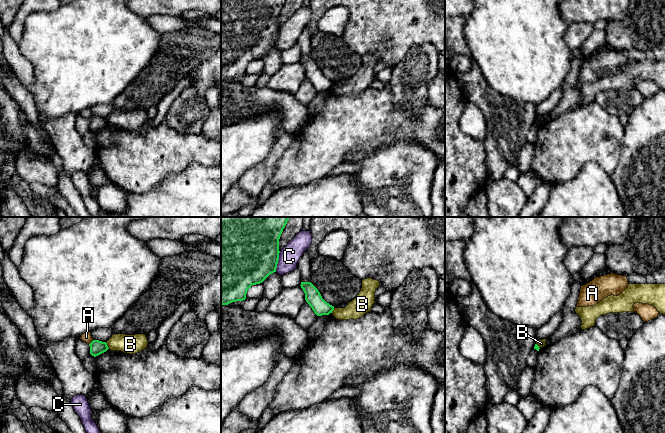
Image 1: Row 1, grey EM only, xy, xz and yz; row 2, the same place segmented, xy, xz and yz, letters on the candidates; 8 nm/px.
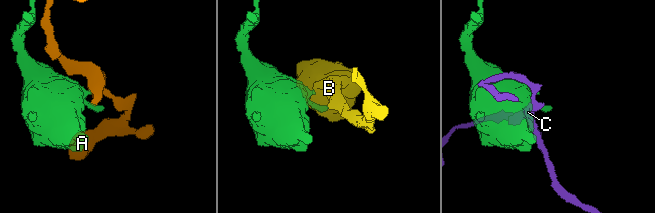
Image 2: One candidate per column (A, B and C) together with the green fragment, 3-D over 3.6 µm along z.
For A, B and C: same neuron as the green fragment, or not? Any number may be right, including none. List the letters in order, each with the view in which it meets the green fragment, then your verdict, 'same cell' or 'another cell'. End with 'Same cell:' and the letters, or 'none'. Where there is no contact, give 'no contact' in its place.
A: contact in xy; another cell
B: contact in xy; another cell
C: contact in xz; another cell
Same cell: none

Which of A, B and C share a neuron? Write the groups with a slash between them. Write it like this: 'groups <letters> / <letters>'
groups A / B / C

